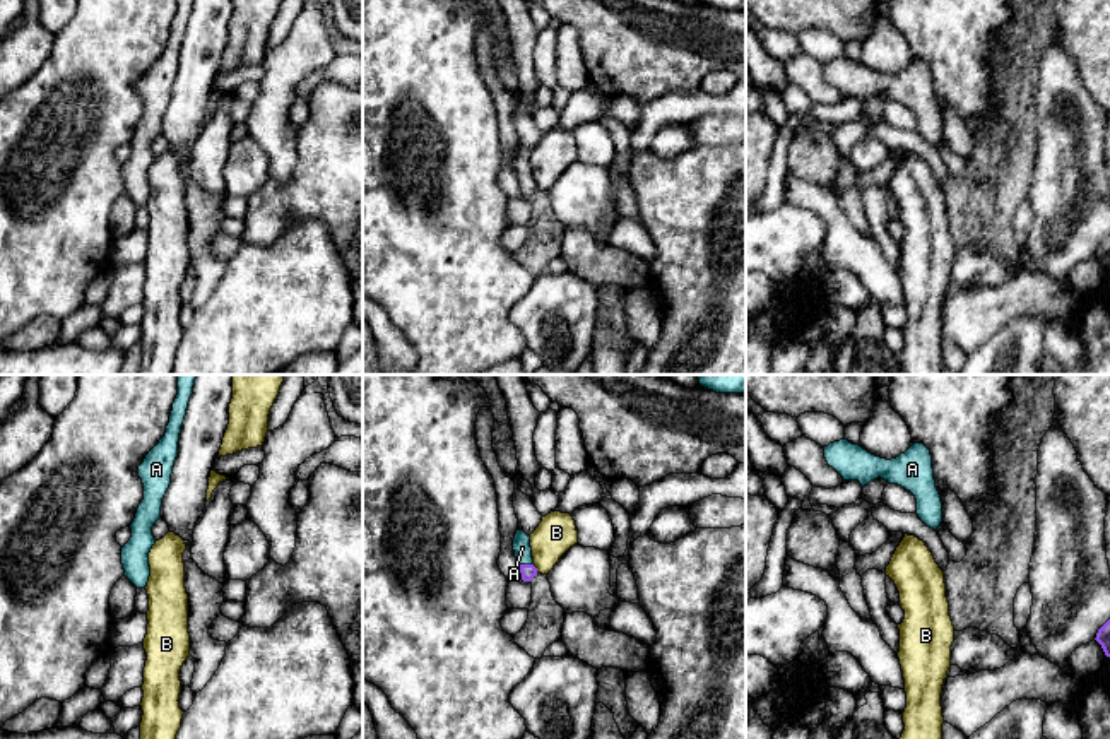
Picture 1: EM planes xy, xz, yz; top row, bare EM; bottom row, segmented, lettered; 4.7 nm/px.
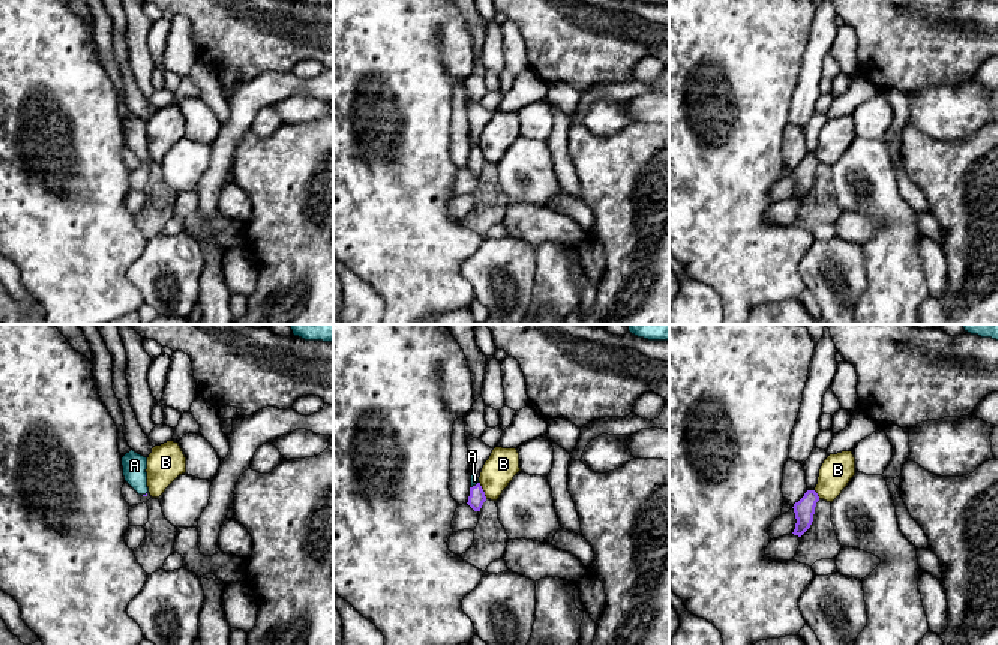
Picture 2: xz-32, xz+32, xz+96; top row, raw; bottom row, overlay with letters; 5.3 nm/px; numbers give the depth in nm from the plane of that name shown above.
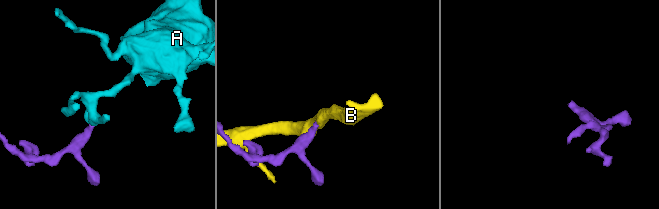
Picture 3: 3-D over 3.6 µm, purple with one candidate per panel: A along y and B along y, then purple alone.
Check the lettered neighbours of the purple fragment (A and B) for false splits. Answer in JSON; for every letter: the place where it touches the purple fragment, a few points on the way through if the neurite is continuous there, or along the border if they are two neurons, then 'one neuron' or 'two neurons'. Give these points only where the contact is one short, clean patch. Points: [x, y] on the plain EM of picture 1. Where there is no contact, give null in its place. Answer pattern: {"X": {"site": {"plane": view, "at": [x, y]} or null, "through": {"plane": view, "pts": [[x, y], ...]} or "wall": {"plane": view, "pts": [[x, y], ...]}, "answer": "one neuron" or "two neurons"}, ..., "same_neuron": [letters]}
{"A": {"site": {"plane": "xz", "at": [527, 182]}, "through": {"plane": "xz", "pts": [[529, 189], [527, 182], [522, 165]]}, "answer": "one neuron"}, "B": {"site": {"plane": "xz", "at": [536, 185]}, "wall": {"plane": "xz", "pts": [[532, 182], [537, 189]]}, "answer": "two neurons"}, "same_neuron": ["A"]}

